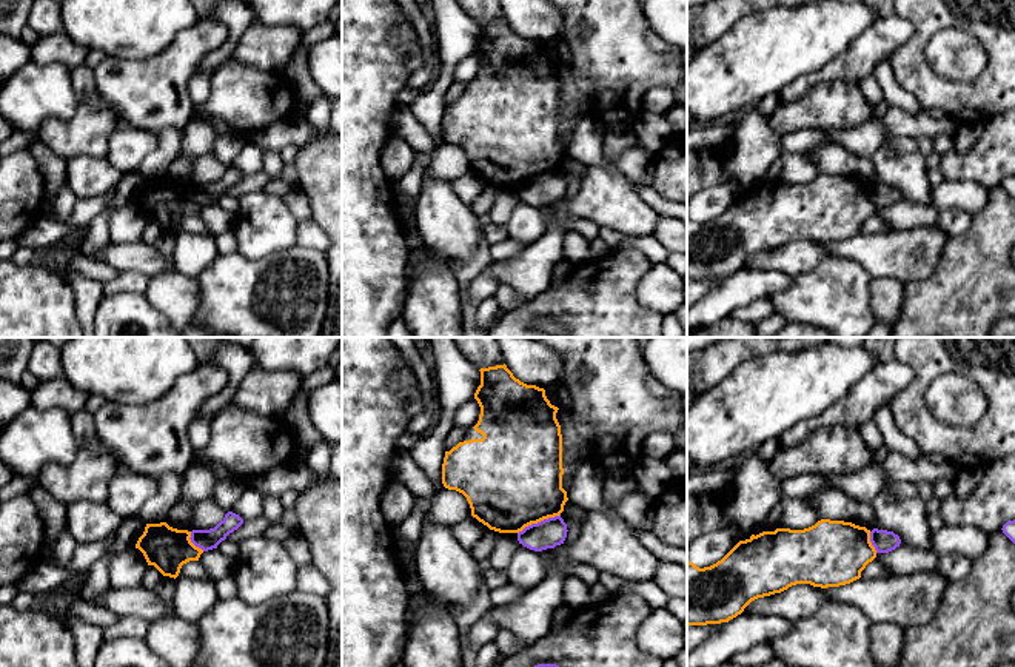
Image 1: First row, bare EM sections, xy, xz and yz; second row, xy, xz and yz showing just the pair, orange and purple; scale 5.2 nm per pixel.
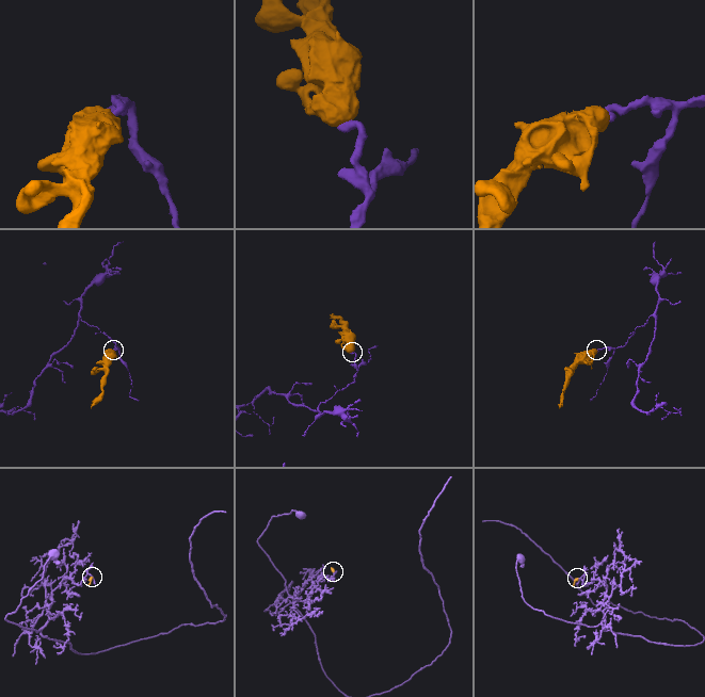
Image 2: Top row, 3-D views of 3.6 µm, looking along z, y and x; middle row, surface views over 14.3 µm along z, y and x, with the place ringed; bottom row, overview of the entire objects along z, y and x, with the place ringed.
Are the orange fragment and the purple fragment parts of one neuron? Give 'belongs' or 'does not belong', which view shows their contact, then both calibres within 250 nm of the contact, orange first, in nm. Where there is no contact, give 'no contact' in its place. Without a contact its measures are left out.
does not belong; meets orange in xz; 500 nm thick on the orange side, 150 nm on the other

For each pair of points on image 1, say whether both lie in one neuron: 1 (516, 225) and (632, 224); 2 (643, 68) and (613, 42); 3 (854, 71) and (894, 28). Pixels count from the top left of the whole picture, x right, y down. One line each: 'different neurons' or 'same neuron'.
1: different neurons
2: same neuron
3: same neuron

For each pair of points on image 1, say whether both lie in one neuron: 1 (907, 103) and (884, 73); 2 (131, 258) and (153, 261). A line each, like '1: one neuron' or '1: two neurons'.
1: one neuron
2: one neuron

